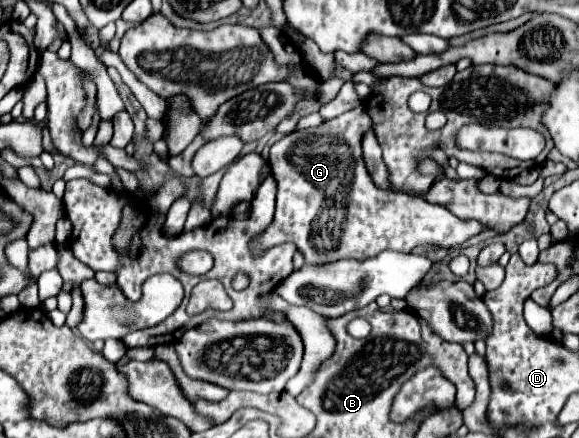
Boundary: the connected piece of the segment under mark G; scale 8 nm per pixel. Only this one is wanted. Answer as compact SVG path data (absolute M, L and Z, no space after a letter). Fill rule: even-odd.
M357 105L319 127L283 135L271 145L269 167L277 181L277 209L265 233L251 241L253 255L262 255L276 243L291 241L307 265L327 265L341 259L365 261L385 249L411 253L413 247L425 243L431 247L455 247L481 233L477 221L461 221L445 205L425 199L415 201L377 187L361 151L363 135L369 129L373 129L371 115L365 105Z

